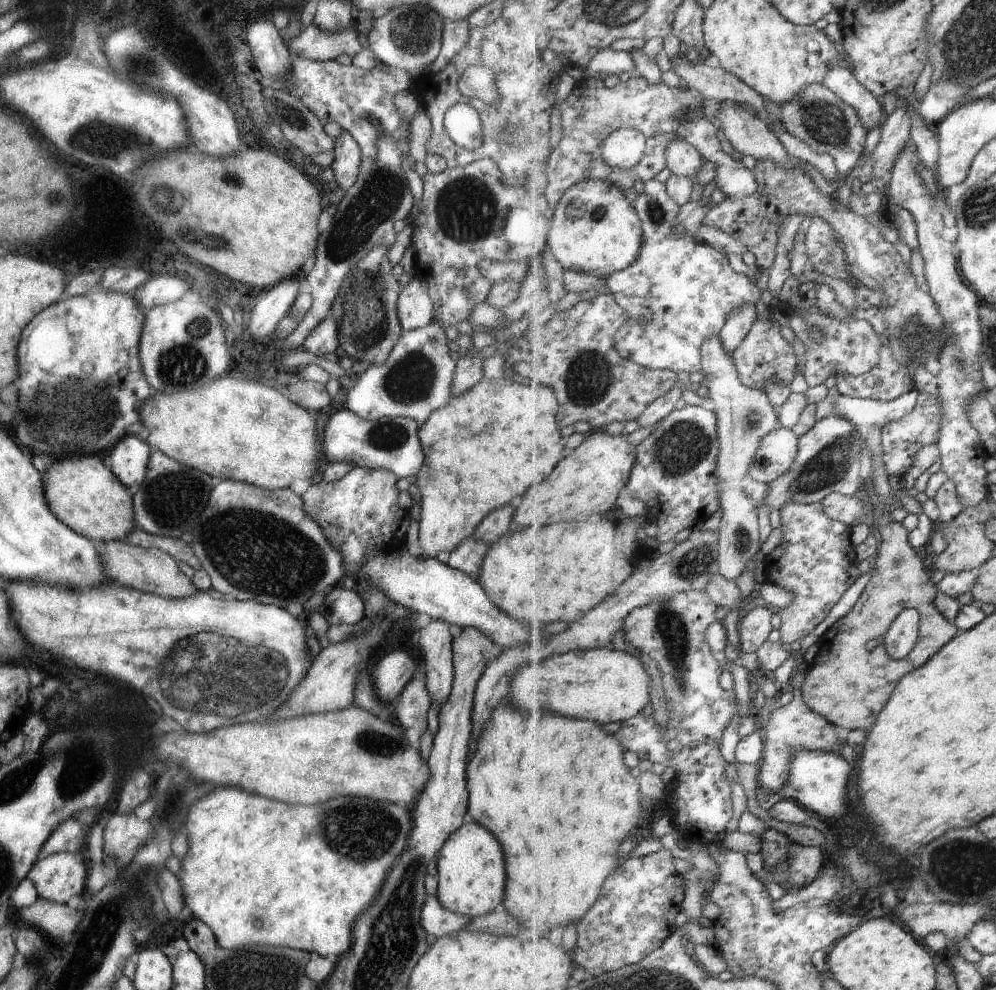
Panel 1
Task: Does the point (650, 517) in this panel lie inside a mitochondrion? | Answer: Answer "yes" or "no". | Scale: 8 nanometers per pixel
no

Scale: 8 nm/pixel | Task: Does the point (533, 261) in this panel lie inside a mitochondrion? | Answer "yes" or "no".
no

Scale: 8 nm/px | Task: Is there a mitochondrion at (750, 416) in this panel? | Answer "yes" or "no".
yes

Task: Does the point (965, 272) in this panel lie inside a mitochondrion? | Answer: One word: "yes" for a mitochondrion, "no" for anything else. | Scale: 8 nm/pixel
no

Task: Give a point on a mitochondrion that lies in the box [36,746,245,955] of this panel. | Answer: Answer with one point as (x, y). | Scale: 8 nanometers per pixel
(164, 935)

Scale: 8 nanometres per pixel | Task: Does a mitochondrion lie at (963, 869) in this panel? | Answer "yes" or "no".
yes

